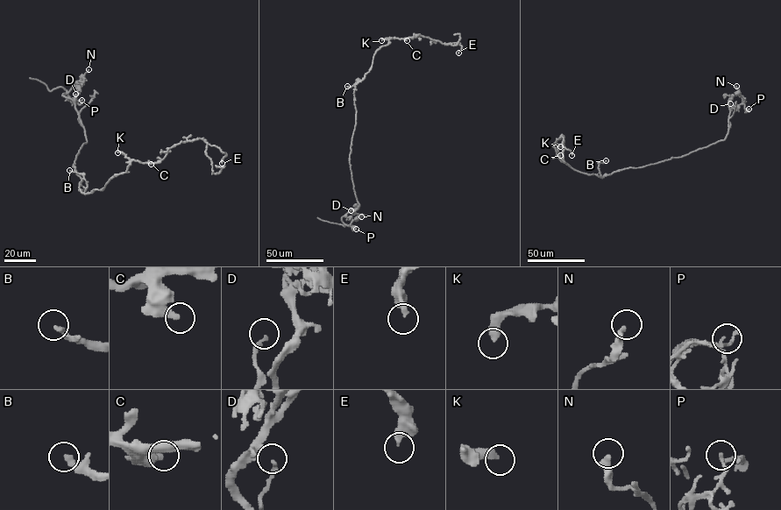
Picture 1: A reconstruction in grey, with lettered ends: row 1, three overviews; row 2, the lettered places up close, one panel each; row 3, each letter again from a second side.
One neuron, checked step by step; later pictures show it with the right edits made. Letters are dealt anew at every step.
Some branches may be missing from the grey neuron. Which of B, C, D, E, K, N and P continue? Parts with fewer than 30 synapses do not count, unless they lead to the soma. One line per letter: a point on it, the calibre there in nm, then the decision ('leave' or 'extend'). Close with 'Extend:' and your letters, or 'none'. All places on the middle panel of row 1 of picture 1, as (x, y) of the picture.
B: place (347, 86); calibre 280 nm; leave
C: place (407, 40); calibre 360 nm; leave
D: place (351, 210); calibre 200 nm; leave
E: place (458, 53); calibre 300 nm; leave
K: place (381, 40); calibre 420 nm; leave
N: place (361, 216); calibre 280 nm; leave
P: place (356, 229); calibre 130 nm; leave
Extend: none

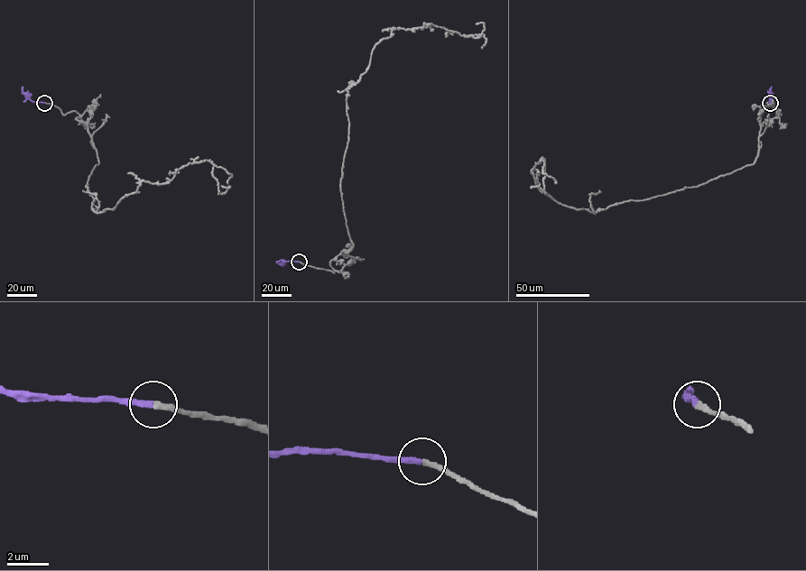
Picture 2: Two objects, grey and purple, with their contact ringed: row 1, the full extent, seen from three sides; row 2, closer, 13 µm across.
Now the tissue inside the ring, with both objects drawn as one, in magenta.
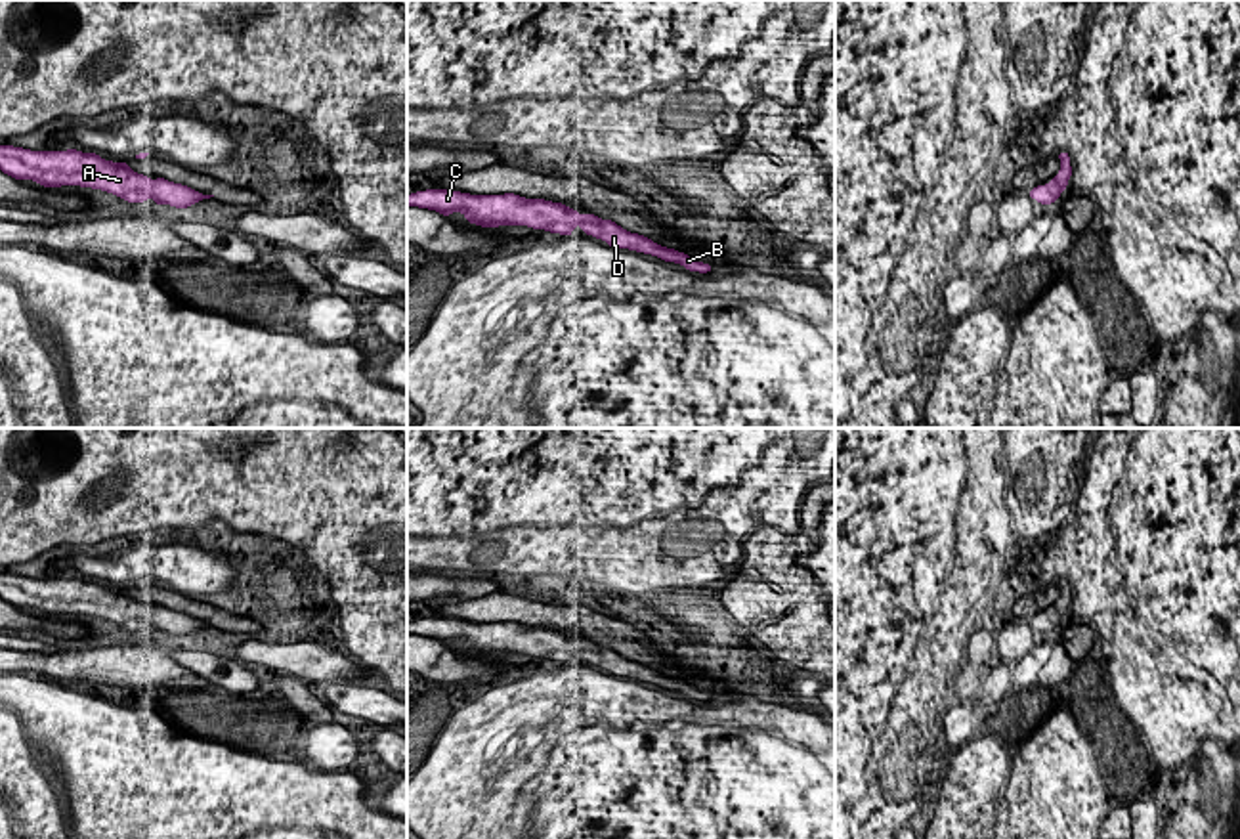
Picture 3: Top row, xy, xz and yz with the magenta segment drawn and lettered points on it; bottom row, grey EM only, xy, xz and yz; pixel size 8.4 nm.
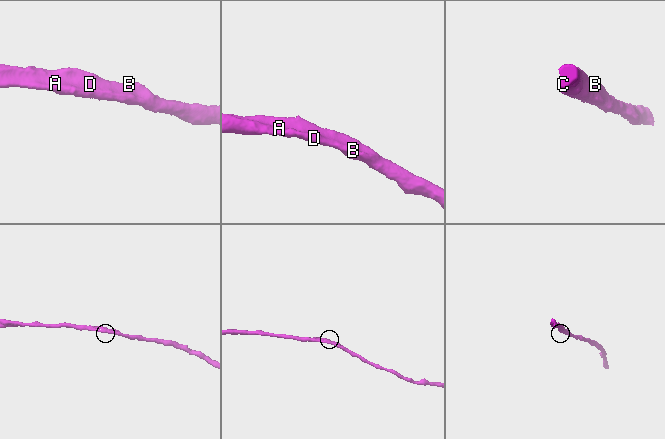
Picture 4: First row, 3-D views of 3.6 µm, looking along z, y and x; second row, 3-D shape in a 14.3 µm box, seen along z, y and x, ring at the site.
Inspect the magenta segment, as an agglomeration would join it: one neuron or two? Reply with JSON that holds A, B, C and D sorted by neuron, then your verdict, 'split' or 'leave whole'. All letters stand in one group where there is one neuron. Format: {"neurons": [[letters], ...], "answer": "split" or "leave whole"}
{"neurons": [["A", "B", "C", "D"]], "answer": "leave whole"}

